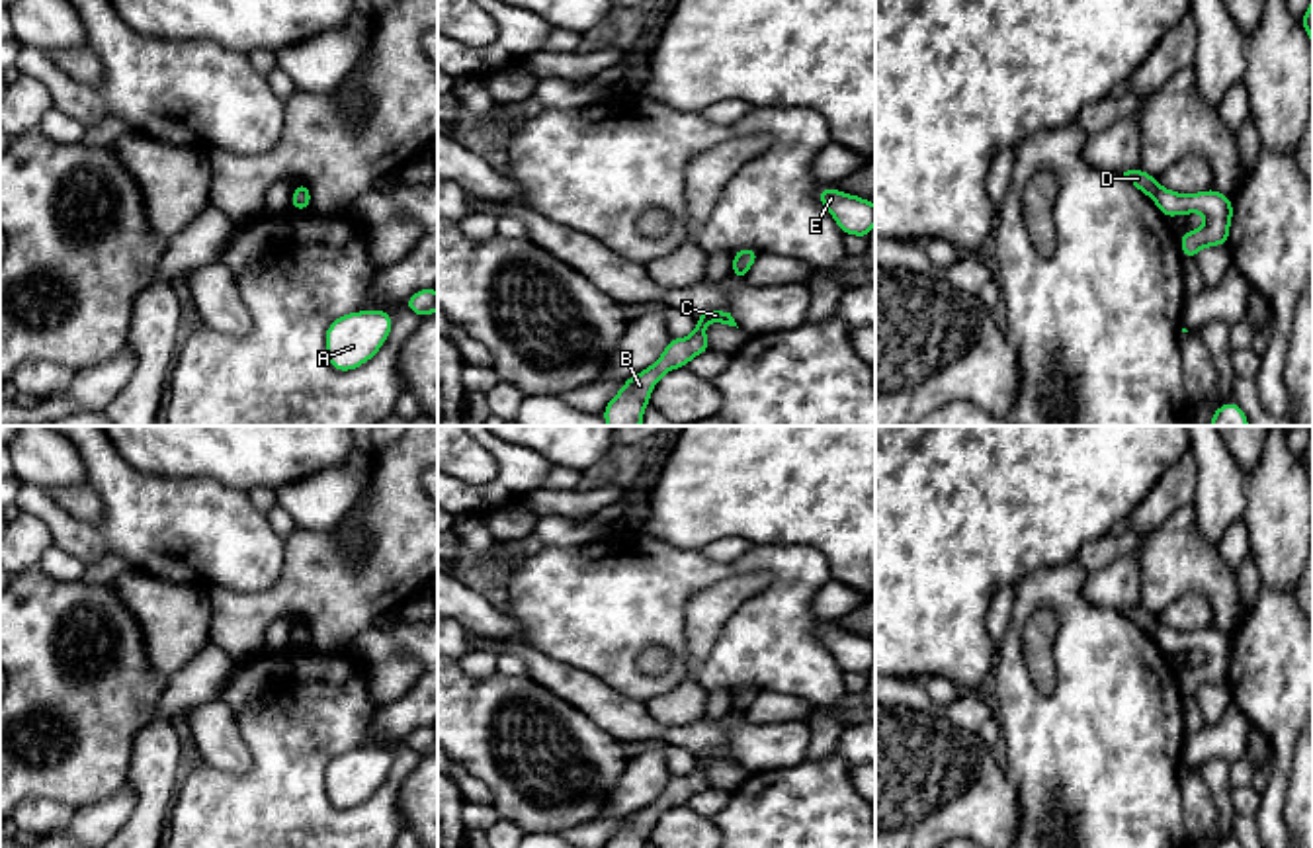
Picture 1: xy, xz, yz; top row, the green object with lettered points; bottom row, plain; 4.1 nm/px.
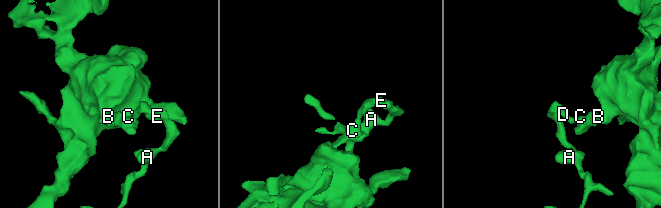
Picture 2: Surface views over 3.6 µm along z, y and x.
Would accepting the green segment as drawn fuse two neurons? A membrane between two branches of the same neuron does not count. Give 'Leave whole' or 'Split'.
Split

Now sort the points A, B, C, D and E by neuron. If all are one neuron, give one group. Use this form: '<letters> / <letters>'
A D E / B C

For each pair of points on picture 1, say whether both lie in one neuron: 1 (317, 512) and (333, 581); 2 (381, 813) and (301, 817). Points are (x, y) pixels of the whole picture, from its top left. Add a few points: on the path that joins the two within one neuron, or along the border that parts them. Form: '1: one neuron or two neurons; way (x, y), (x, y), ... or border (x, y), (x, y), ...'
1: two neurons; border (352, 505), (331, 528), (309, 530), (297, 526)
2: one neuron; way (362, 821), (321, 821)

